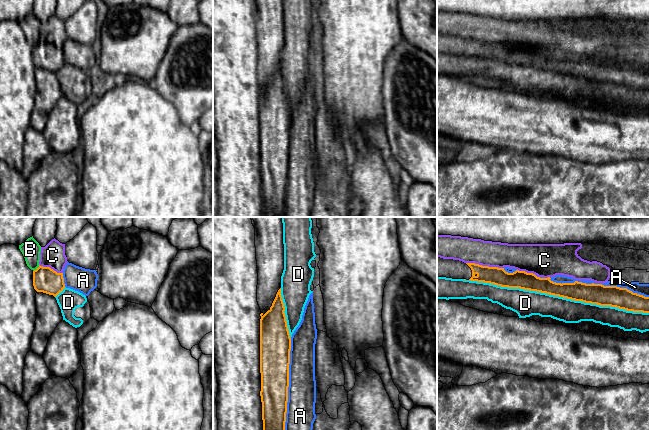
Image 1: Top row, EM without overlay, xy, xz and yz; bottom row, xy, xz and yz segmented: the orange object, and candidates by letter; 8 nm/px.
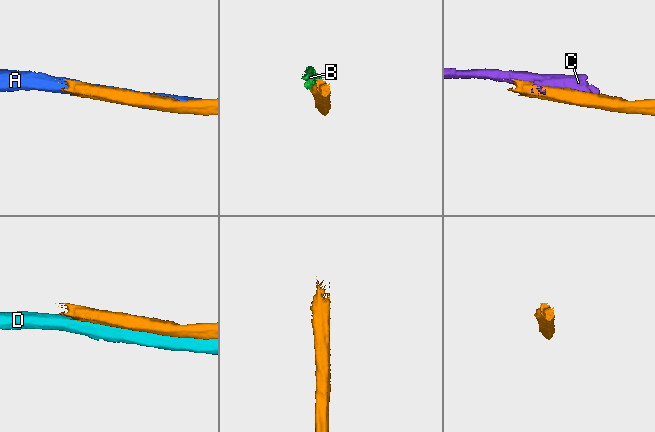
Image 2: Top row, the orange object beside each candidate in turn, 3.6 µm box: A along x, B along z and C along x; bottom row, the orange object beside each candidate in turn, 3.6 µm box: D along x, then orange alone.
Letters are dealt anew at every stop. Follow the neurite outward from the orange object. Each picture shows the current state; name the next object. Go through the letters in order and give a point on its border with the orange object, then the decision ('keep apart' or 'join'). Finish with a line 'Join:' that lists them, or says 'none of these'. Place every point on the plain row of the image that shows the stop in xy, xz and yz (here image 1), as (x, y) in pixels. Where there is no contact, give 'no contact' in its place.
A: contact xz (287, 165); keep apart
B: contact xy (37, 44); keep apart
C: contact yz (485, 42); keep apart
D: contact yz (559, 72); keep apart
Join: none of these

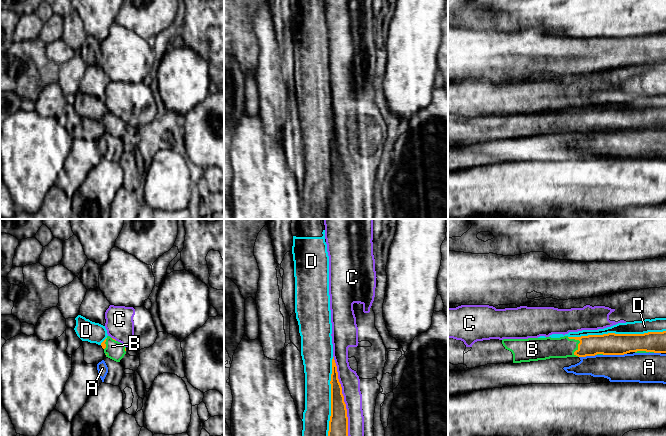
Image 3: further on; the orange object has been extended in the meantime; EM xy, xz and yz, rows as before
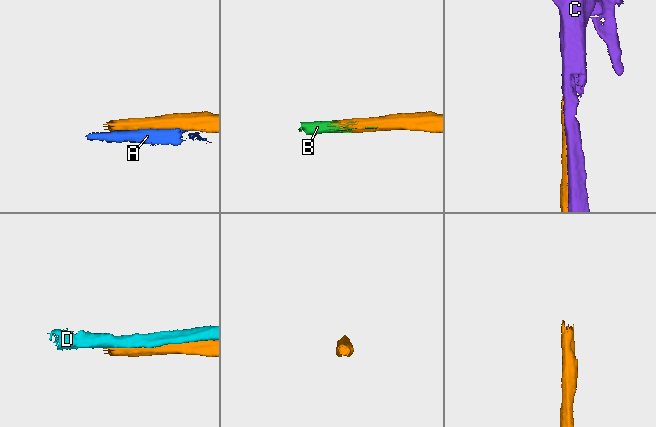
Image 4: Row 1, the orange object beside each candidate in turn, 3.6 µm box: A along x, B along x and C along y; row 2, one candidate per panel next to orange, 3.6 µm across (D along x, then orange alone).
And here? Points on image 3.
A: contact yz (614, 130); keep apart
B: contact yz (579, 119); join
C: contact xz (343, 175); keep apart
D: contact yz (616, 110); keep apart
Join: B

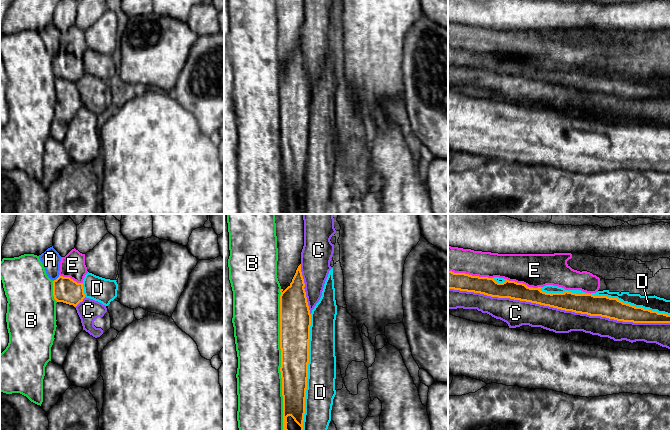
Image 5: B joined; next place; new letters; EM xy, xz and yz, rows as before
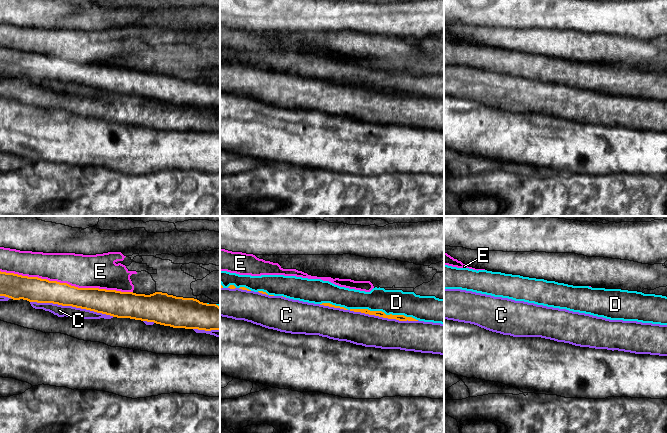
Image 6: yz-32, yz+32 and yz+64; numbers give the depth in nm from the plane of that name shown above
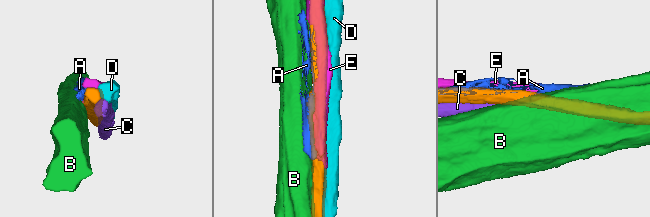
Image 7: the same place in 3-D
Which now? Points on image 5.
A: contact xy (57, 54); keep apart
B: contact xz (281, 139); keep apart
C: contact yz (559, 84); keep apart
D: contact xz (307, 150); keep apart
E: contact yz (471, 51); keep apart
Join: none of these

